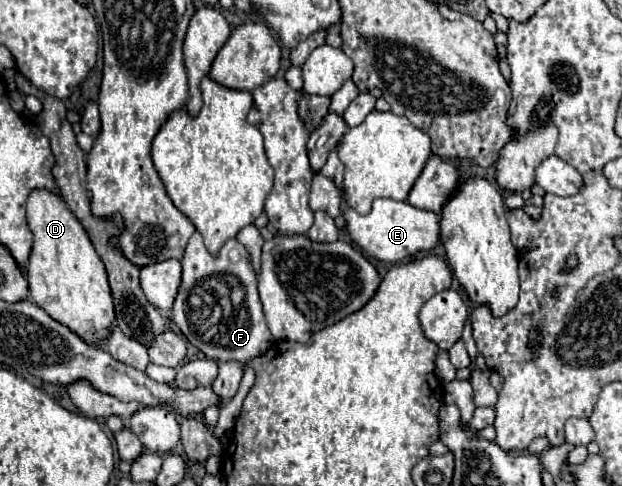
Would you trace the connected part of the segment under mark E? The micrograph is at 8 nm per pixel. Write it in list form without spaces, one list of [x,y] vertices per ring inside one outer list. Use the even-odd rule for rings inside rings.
[[[377,198],[373,202],[373,210],[365,216],[357,214],[355,210],[347,208],[345,202],[341,204],[341,212],[347,220],[347,230],[353,242],[357,242],[369,256],[383,260],[383,262],[403,262],[413,258],[417,252],[429,252],[439,244],[441,226],[439,214],[421,210],[411,206],[409,202],[397,202],[391,198]]]

